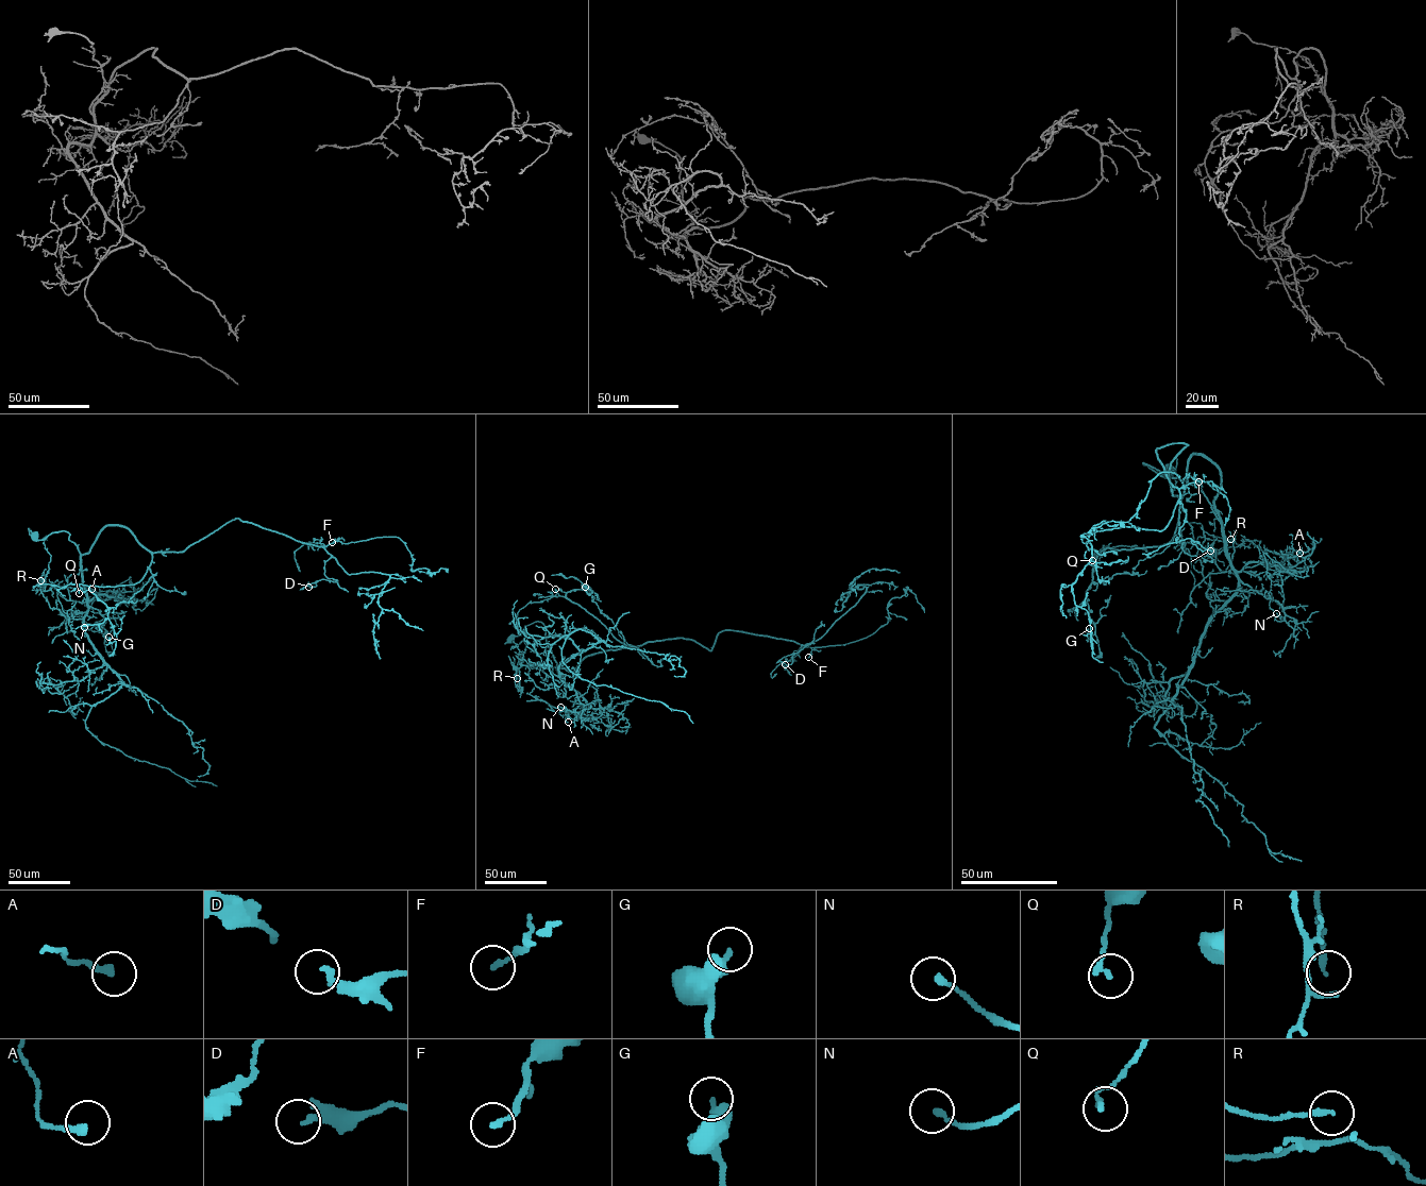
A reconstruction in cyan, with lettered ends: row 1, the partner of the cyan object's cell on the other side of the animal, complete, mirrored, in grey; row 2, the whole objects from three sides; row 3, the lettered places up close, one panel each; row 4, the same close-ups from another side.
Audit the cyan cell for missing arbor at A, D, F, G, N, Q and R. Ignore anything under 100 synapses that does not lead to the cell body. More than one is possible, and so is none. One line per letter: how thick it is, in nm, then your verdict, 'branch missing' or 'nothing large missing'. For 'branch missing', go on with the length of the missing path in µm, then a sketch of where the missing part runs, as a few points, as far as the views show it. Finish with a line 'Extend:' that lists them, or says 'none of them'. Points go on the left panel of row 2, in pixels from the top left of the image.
A: calibre 280 nm; nothing large missing
D: calibre 140 nm; nothing large missing
F: calibre 180 nm; nothing large missing
G: calibre 360 nm; nothing large missing
N: calibre 190 nm; nothing large missing
Q: calibre 180 nm; nothing large missing
R: calibre 160 nm; nothing large missing
Extend: none of them

